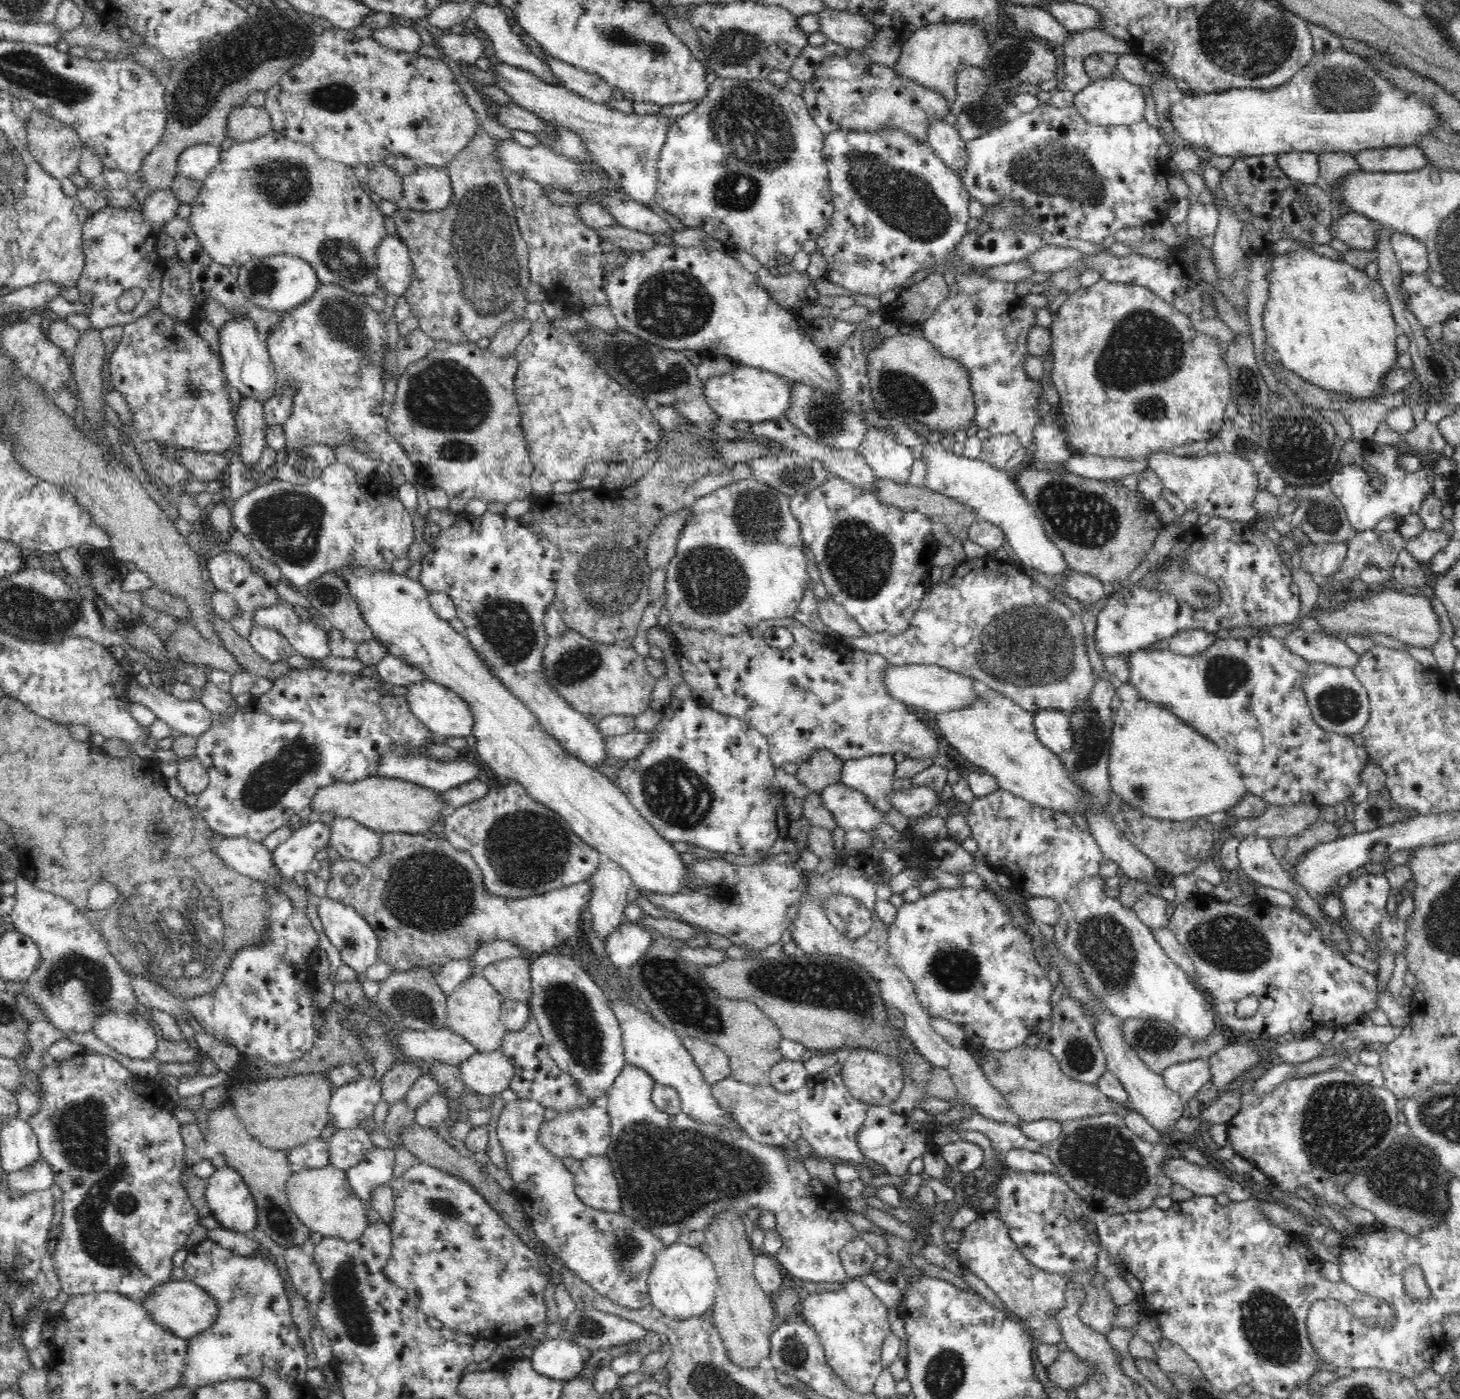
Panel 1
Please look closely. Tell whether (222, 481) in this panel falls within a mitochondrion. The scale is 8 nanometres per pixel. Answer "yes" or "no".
no

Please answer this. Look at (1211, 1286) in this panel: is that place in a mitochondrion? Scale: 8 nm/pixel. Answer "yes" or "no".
no

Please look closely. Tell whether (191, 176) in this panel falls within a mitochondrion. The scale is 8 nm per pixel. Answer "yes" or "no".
no

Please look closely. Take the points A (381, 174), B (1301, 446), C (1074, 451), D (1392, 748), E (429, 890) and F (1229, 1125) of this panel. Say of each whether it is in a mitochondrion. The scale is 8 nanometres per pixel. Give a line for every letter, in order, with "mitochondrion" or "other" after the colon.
A: other
B: mitochondrion
C: other
D: other
E: mitochondrion
F: other

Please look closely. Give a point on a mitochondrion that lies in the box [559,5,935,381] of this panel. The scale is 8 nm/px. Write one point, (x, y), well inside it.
(751, 126)

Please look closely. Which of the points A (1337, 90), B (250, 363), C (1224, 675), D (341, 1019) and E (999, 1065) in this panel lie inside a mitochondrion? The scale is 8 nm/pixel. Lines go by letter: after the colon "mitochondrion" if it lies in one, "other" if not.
A: mitochondrion
B: other
C: mitochondrion
D: other
E: mitochondrion

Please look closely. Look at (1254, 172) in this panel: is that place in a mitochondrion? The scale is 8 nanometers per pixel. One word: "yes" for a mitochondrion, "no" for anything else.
no

